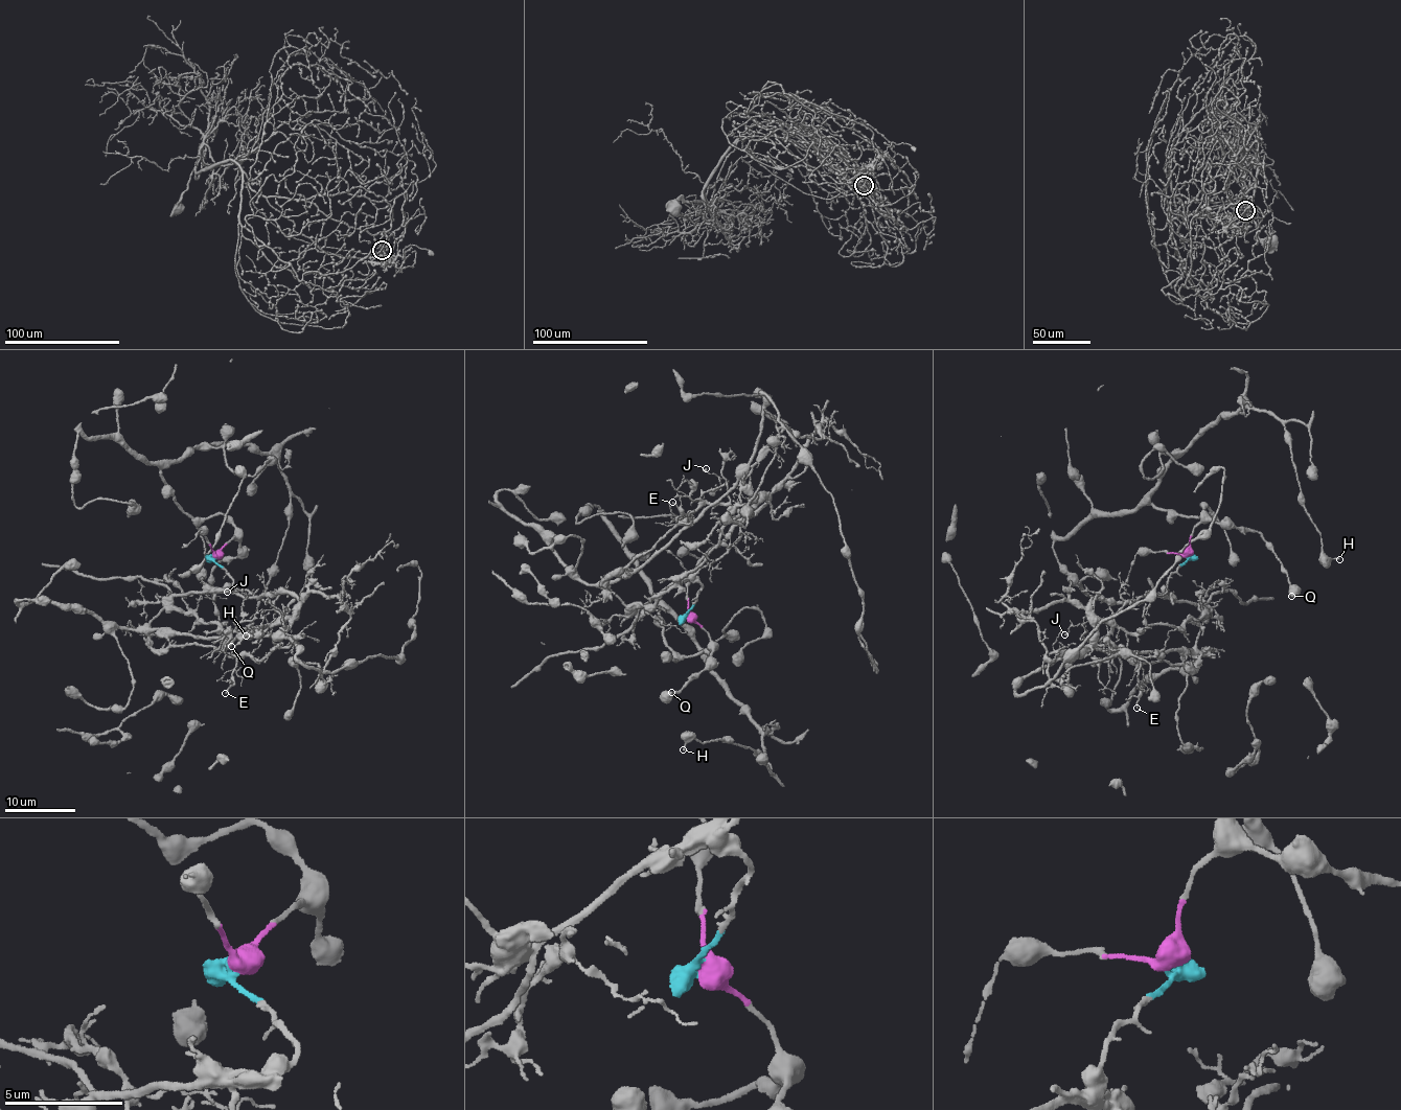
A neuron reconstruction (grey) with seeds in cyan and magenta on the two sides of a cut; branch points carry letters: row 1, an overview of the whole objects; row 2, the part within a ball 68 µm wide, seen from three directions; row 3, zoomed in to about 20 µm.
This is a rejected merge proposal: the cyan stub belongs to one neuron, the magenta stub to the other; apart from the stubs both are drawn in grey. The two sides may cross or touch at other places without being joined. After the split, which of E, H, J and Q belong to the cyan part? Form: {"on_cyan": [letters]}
{"on_cyan": ["E", "J"]}

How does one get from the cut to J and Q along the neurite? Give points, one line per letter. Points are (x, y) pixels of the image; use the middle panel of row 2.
J: (686, 614), (702, 586), (702, 567), (728, 553), (745, 515), (702, 500), (721, 488), (719, 479), (705, 467)
Q: (686, 616), (708, 633), (712, 648), (710, 664), (681, 690), (666, 697), (665, 693), (671, 692)

